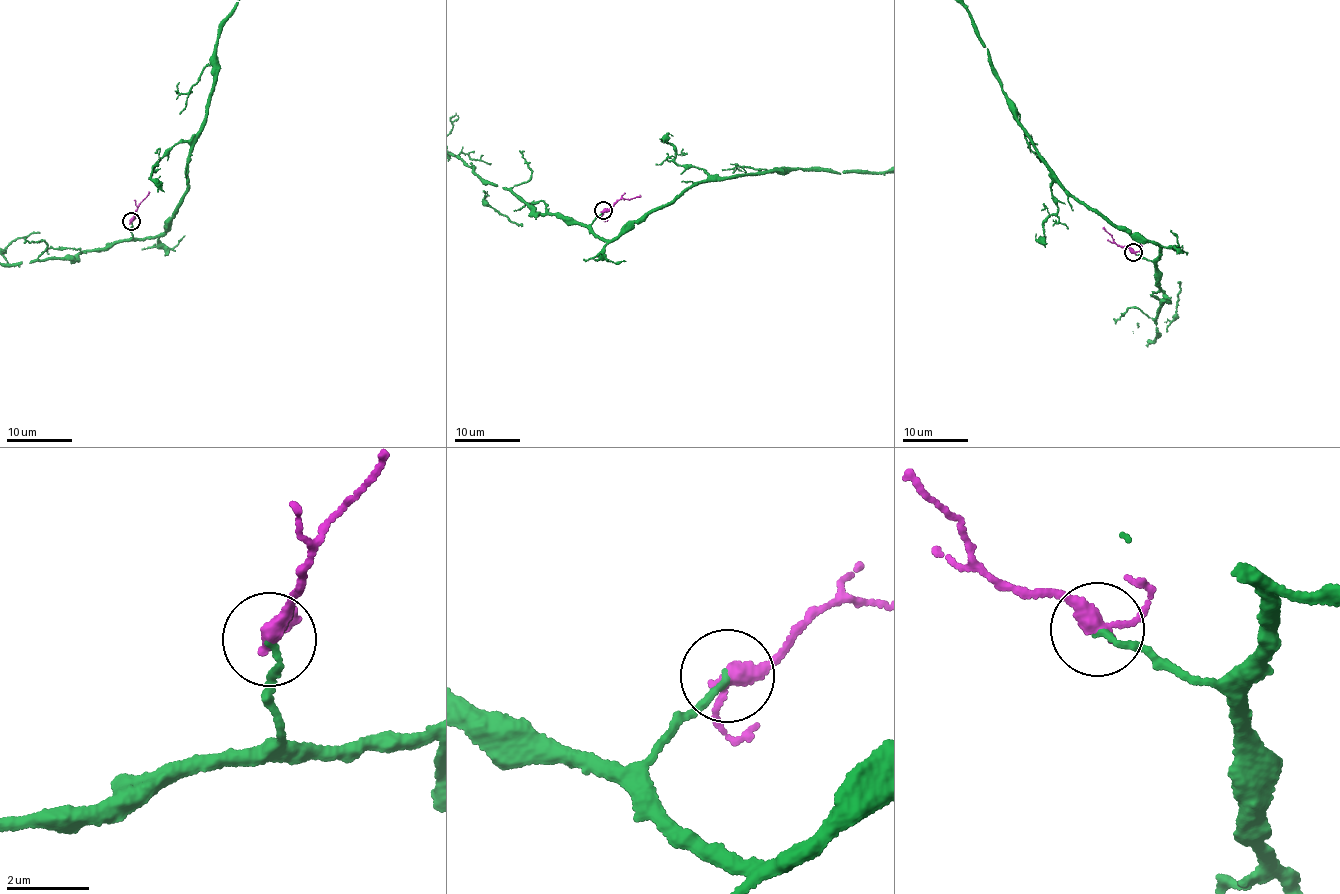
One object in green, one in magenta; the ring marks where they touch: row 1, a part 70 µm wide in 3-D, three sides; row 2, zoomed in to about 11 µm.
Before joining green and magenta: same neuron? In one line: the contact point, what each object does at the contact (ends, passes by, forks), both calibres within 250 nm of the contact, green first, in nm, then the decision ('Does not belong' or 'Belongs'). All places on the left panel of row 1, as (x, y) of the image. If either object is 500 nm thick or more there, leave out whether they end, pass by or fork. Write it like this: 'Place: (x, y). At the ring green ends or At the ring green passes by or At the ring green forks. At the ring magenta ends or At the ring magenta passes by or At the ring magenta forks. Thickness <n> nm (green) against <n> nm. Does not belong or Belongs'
Place: (131, 221). At the ring green ends. At the ring magenta passes by. Thickness 140 nm (green) against 280 nm. Does not belong

